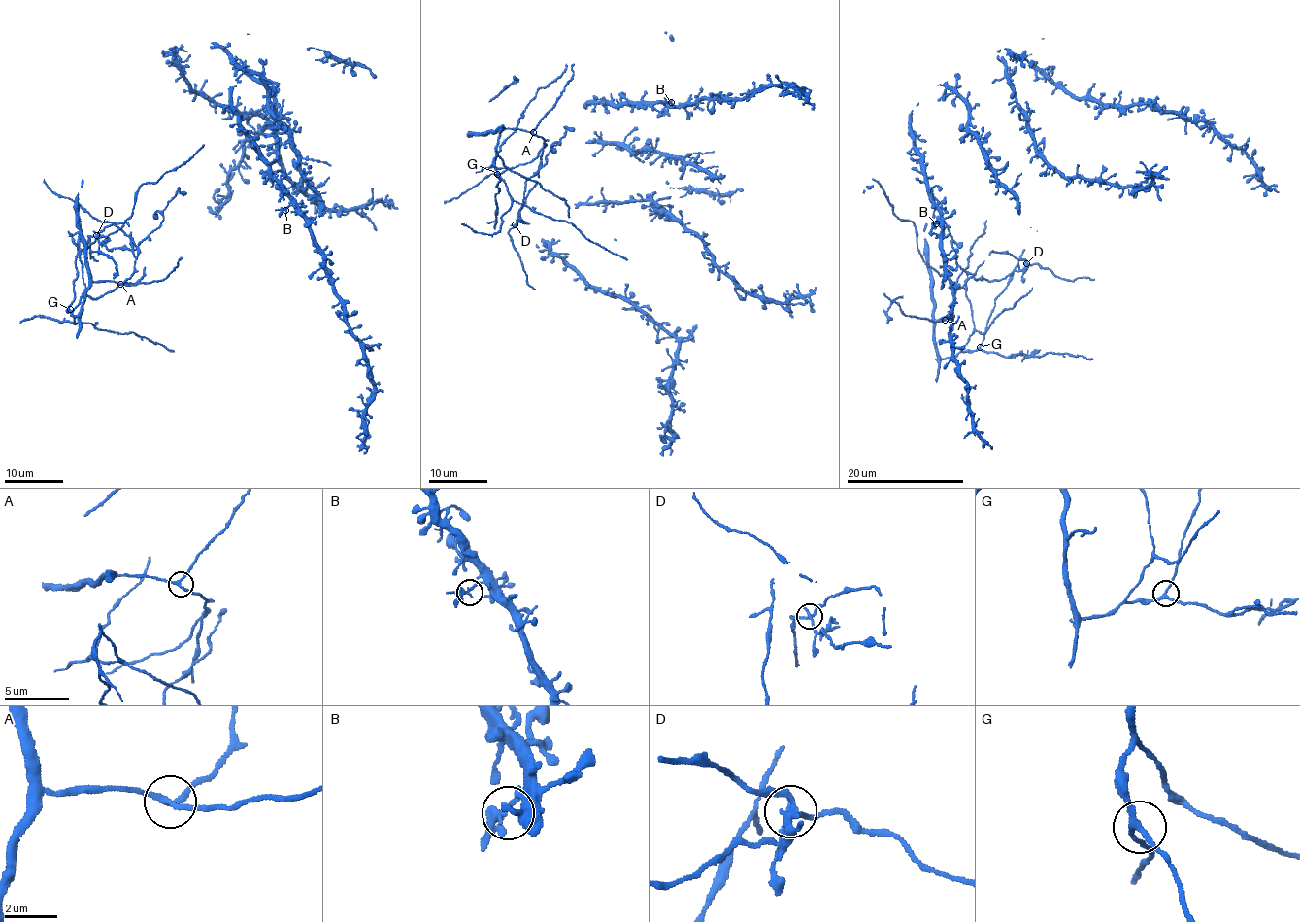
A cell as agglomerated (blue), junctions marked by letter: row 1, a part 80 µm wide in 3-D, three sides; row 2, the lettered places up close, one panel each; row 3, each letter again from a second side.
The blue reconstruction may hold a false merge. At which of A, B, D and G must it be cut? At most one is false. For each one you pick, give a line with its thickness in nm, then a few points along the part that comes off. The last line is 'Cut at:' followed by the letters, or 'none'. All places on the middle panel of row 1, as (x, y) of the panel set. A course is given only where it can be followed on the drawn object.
D: 180 nm thick; foreign part runs (515, 225), (519, 220), (525, 182), (544, 165), (546, 155), (559, 144), (566, 128), (574, 130)
Cut at: D

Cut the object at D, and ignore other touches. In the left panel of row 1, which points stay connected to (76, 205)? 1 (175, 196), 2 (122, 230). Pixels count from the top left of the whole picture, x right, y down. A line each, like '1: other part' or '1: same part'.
1: other part
2: same part

